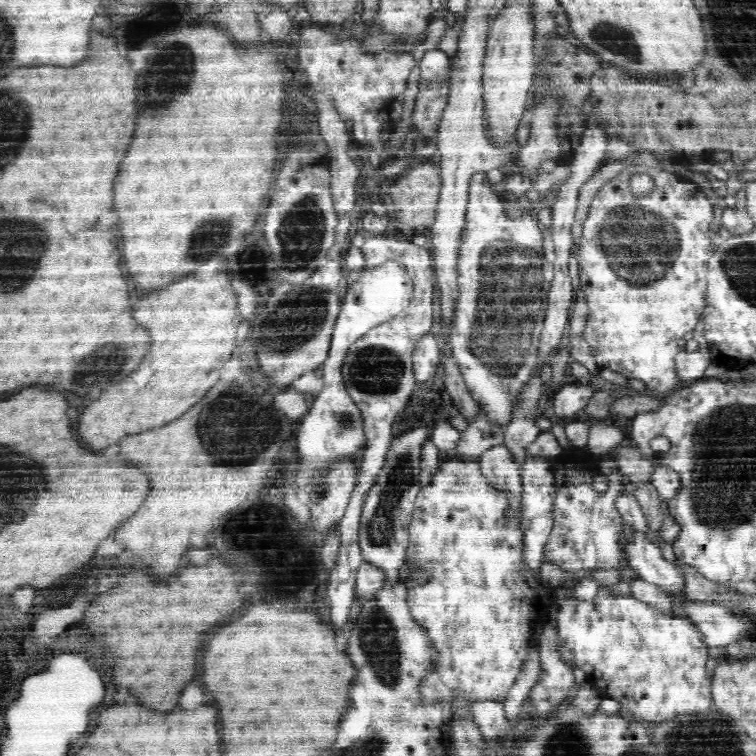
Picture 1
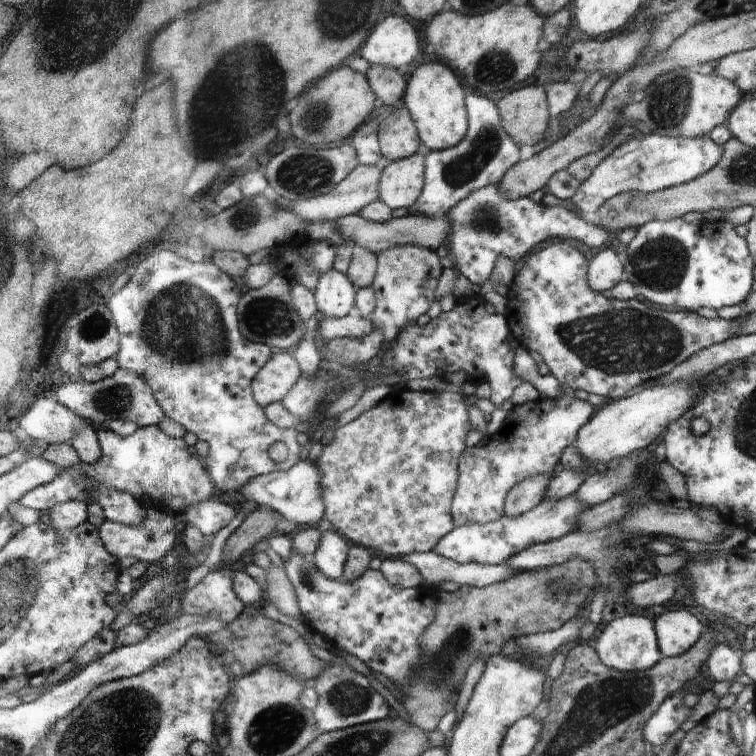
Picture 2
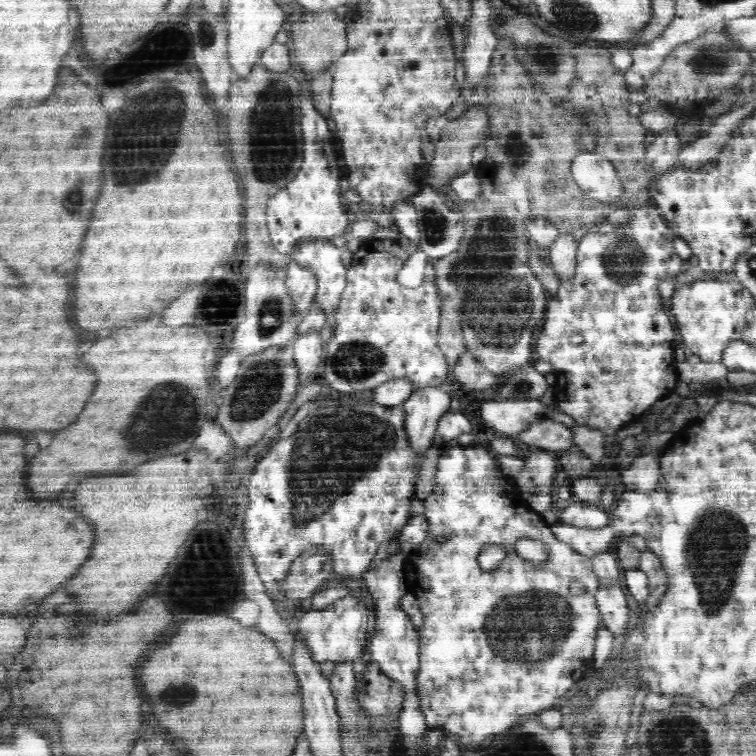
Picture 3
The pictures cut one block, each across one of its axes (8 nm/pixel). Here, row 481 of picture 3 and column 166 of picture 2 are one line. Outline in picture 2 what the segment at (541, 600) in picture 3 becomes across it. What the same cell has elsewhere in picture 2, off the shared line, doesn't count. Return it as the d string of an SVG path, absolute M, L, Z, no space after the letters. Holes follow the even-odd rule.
M104 425L97 426L99 439L103 448L102 458L96 462L80 460L70 472L56 478L54 482L44 484L21 498L24 506L40 510L43 514L52 512L54 507L65 502L94 503L92 496L102 486L115 488L120 492L128 491L141 503L145 495L151 502L168 500L170 510L183 513L186 508L200 504L202 500L210 500L212 484L200 466L196 454L192 456L186 450L186 442L182 437L172 438L166 435L159 427L138 427L136 432L126 437L108 429Z

